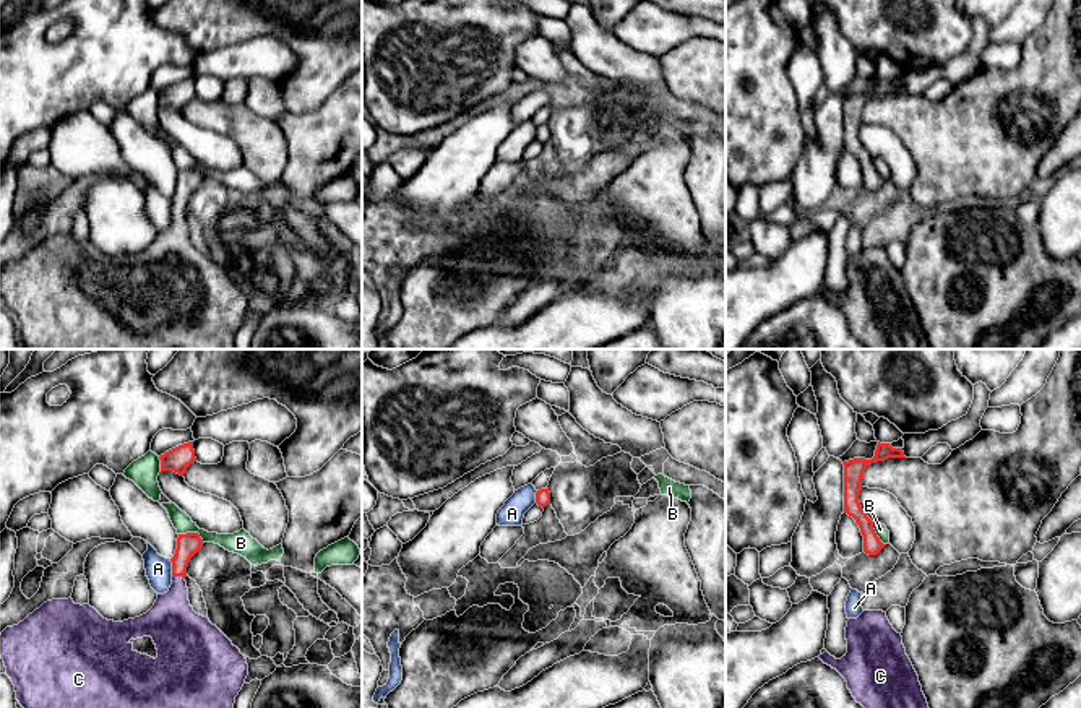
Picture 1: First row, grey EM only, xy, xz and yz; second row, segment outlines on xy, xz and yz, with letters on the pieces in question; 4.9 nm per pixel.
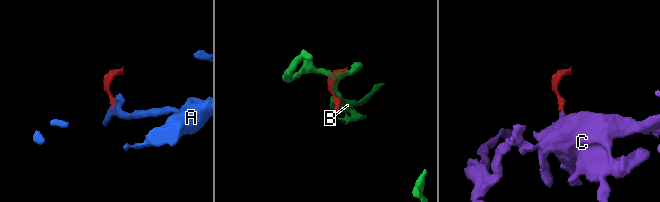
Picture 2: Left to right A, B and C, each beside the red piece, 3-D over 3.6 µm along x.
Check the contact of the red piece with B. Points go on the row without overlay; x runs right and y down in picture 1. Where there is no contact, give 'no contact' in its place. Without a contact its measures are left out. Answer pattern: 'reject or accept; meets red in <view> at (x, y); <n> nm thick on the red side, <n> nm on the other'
reject; meets red in xy at (193, 169); 110 nm thick on the red side, 120 nm on the other

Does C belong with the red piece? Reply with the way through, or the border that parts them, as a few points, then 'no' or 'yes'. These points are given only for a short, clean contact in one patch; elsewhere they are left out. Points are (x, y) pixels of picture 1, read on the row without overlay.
way xy (189, 181), (179, 200), (179, 211), (172, 260); yes

